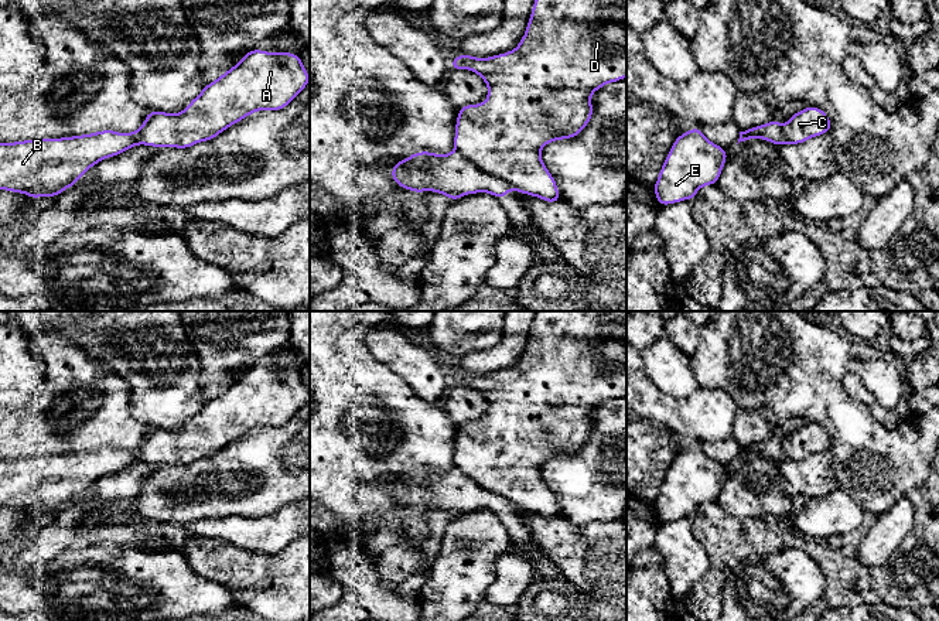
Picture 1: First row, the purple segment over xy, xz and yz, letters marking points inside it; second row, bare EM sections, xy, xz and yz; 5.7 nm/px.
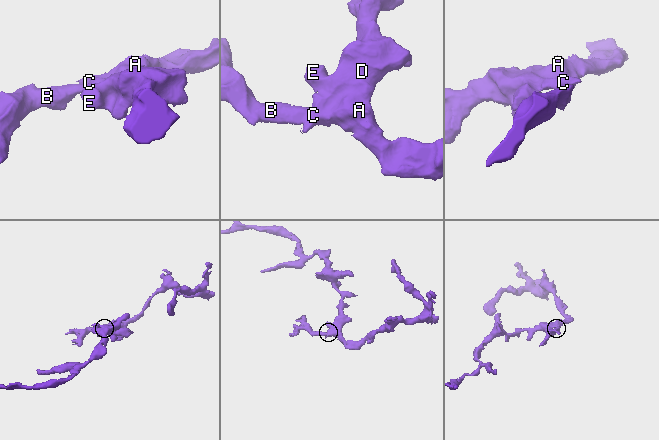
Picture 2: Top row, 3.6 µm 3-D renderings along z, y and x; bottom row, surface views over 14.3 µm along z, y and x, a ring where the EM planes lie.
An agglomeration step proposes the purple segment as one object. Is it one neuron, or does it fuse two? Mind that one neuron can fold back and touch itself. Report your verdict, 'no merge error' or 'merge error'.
merge error

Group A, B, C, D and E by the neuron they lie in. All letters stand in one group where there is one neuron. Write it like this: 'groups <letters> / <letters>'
groups A D E / B C

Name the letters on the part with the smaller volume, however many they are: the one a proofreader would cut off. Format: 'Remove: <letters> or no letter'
Remove: B, C

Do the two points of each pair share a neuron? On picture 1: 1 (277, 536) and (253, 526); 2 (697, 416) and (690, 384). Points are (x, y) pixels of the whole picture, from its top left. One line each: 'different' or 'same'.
1: same
2: different

